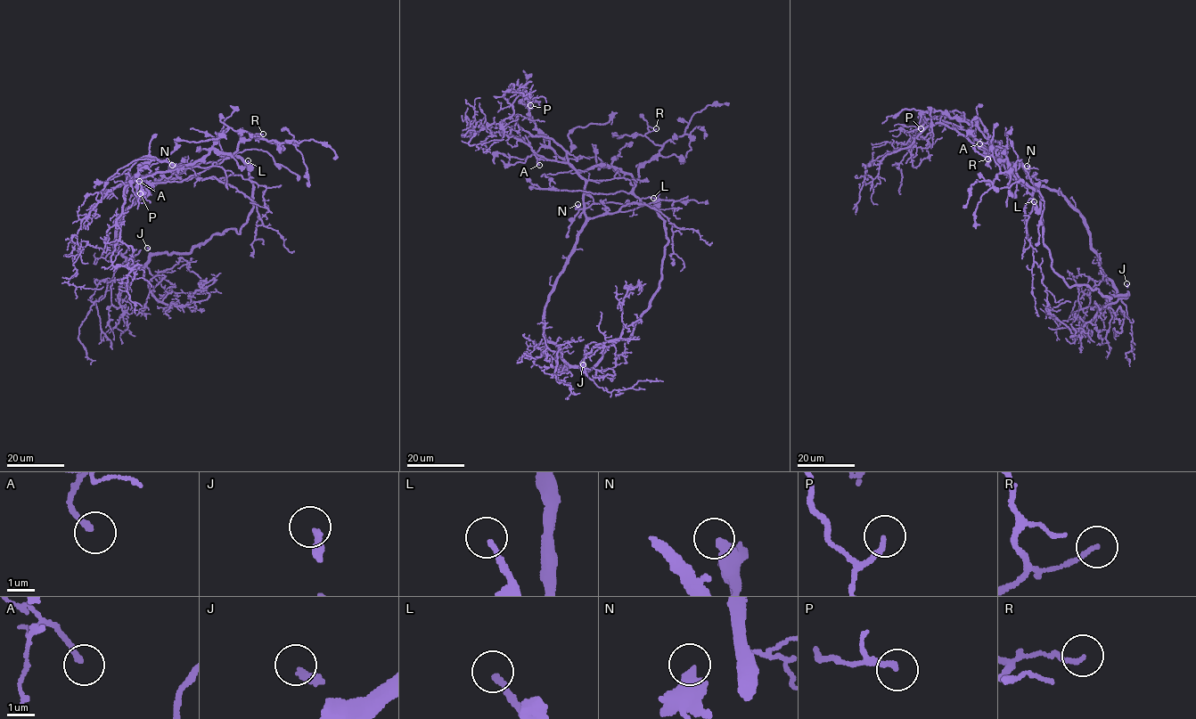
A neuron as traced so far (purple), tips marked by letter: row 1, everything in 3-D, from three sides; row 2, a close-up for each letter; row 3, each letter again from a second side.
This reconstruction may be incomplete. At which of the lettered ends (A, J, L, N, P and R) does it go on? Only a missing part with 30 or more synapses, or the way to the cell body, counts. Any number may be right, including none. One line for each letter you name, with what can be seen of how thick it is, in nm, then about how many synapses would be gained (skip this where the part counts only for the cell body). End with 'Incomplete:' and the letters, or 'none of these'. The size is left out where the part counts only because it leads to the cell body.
J: 300 nm thick
Incomplete: J

